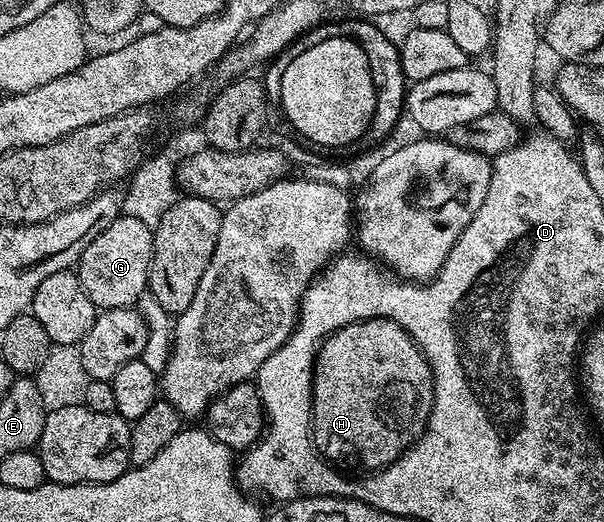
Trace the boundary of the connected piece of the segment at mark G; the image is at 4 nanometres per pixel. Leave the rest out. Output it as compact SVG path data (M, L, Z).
M127 214L118 216L104 234L96 234L76 265L84 294L92 298L95 309L135 307L148 292L153 253L154 228Z

